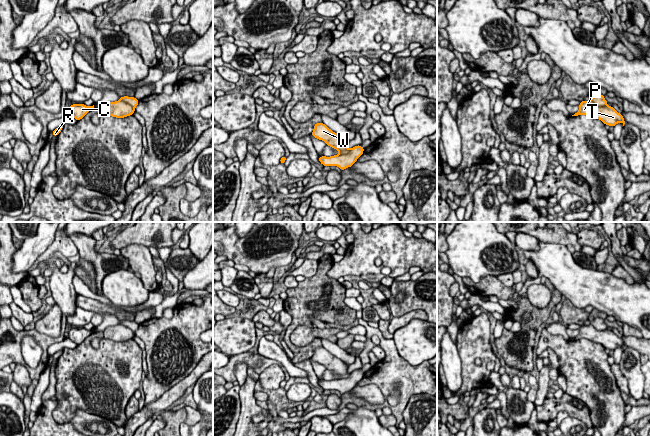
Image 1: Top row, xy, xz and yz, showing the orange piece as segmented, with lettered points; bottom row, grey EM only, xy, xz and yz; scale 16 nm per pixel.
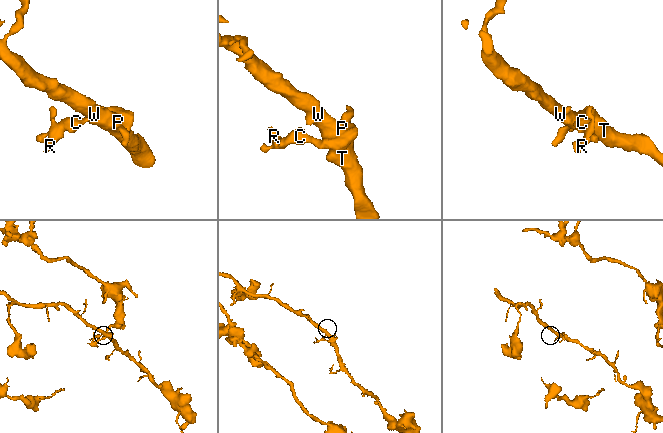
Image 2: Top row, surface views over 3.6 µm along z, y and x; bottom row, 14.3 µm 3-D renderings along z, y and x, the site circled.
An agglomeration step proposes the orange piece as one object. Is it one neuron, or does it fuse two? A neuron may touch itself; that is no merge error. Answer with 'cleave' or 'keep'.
cleave

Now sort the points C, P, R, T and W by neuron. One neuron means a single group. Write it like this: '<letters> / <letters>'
C R / P T W

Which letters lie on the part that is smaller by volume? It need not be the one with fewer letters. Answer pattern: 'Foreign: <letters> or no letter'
Foreign: C, R

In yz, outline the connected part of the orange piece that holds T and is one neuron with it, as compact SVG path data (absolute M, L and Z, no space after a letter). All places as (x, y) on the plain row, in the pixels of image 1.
M581 325L579 334L572 340L587 339L595 343L601 344L605 349L615 350L617 347L625 348L623 339L618 337L613 331L597 330L593 325Z

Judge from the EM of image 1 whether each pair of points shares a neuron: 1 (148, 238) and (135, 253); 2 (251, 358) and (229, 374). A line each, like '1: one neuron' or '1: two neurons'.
1: two neurons
2: one neuron

